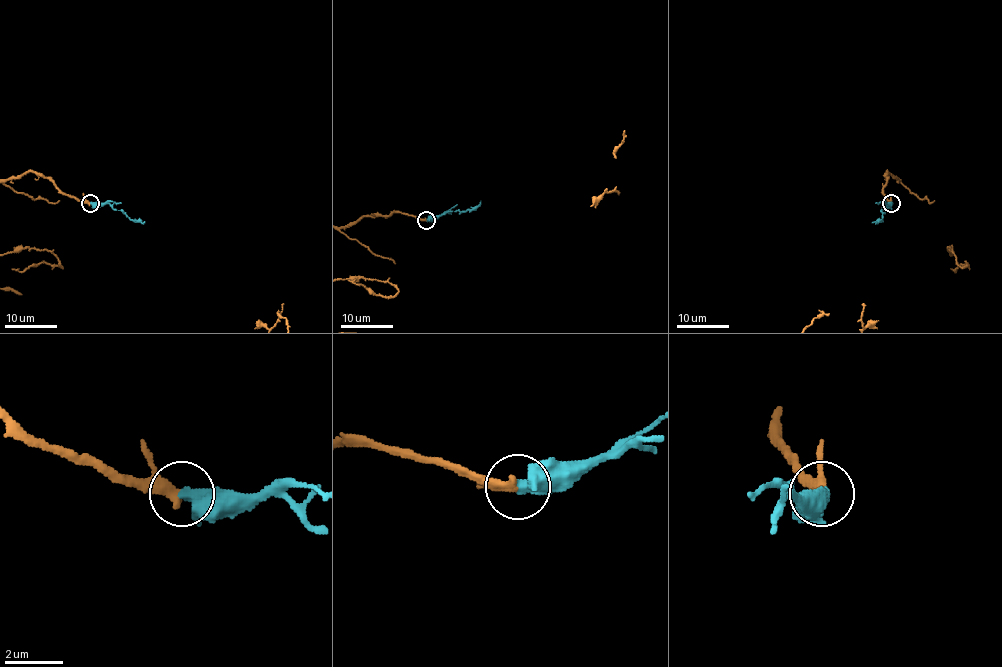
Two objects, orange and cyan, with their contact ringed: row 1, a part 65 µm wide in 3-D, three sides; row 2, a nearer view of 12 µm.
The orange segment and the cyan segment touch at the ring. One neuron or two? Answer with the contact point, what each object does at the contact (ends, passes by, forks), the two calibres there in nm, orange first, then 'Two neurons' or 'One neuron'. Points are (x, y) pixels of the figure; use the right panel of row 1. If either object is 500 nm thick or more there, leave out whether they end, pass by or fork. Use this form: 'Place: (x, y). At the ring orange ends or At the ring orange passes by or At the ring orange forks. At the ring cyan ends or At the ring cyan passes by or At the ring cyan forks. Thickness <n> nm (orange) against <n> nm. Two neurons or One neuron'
Place: (891, 203). At the ring orange passes by. At the ring cyan passes by. Thickness 280 nm (orange) against 360 nm. One neuron

